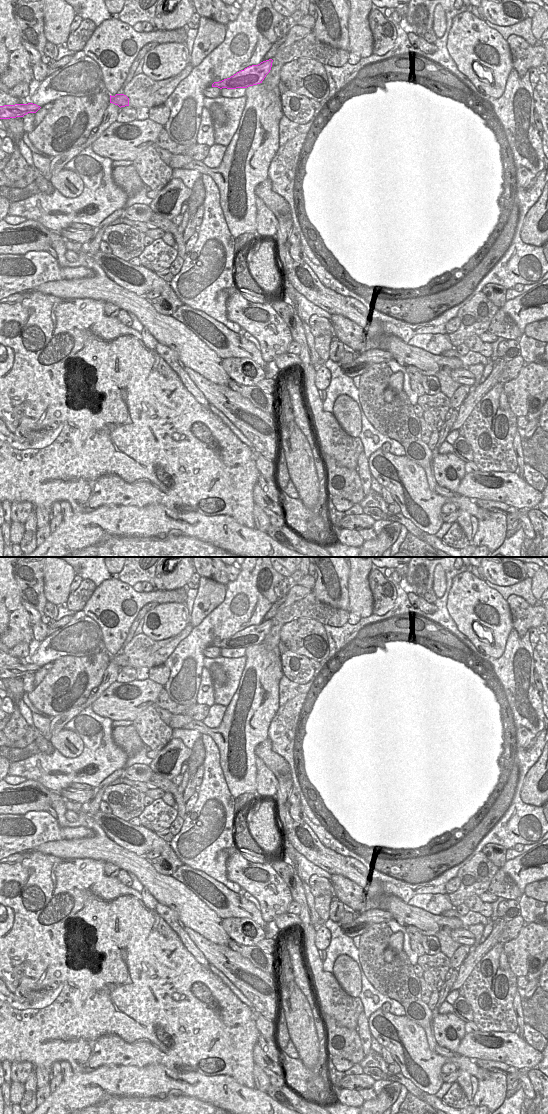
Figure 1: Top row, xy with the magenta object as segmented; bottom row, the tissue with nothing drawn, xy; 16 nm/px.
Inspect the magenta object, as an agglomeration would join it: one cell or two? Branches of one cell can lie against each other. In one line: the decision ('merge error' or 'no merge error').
no merge error

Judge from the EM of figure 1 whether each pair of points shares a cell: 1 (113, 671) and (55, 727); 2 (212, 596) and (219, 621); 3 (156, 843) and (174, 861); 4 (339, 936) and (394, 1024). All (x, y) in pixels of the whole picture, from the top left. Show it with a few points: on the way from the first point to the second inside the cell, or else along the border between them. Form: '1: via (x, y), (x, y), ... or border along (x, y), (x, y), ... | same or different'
1: via (102, 687), (84, 706), (71, 714) | same
2: border along (226, 587), (224, 599), (198, 624) | different
3: via (160, 847), (170, 857) | same
4: border along (380, 1008), (375, 1010), (368, 1019) | different

